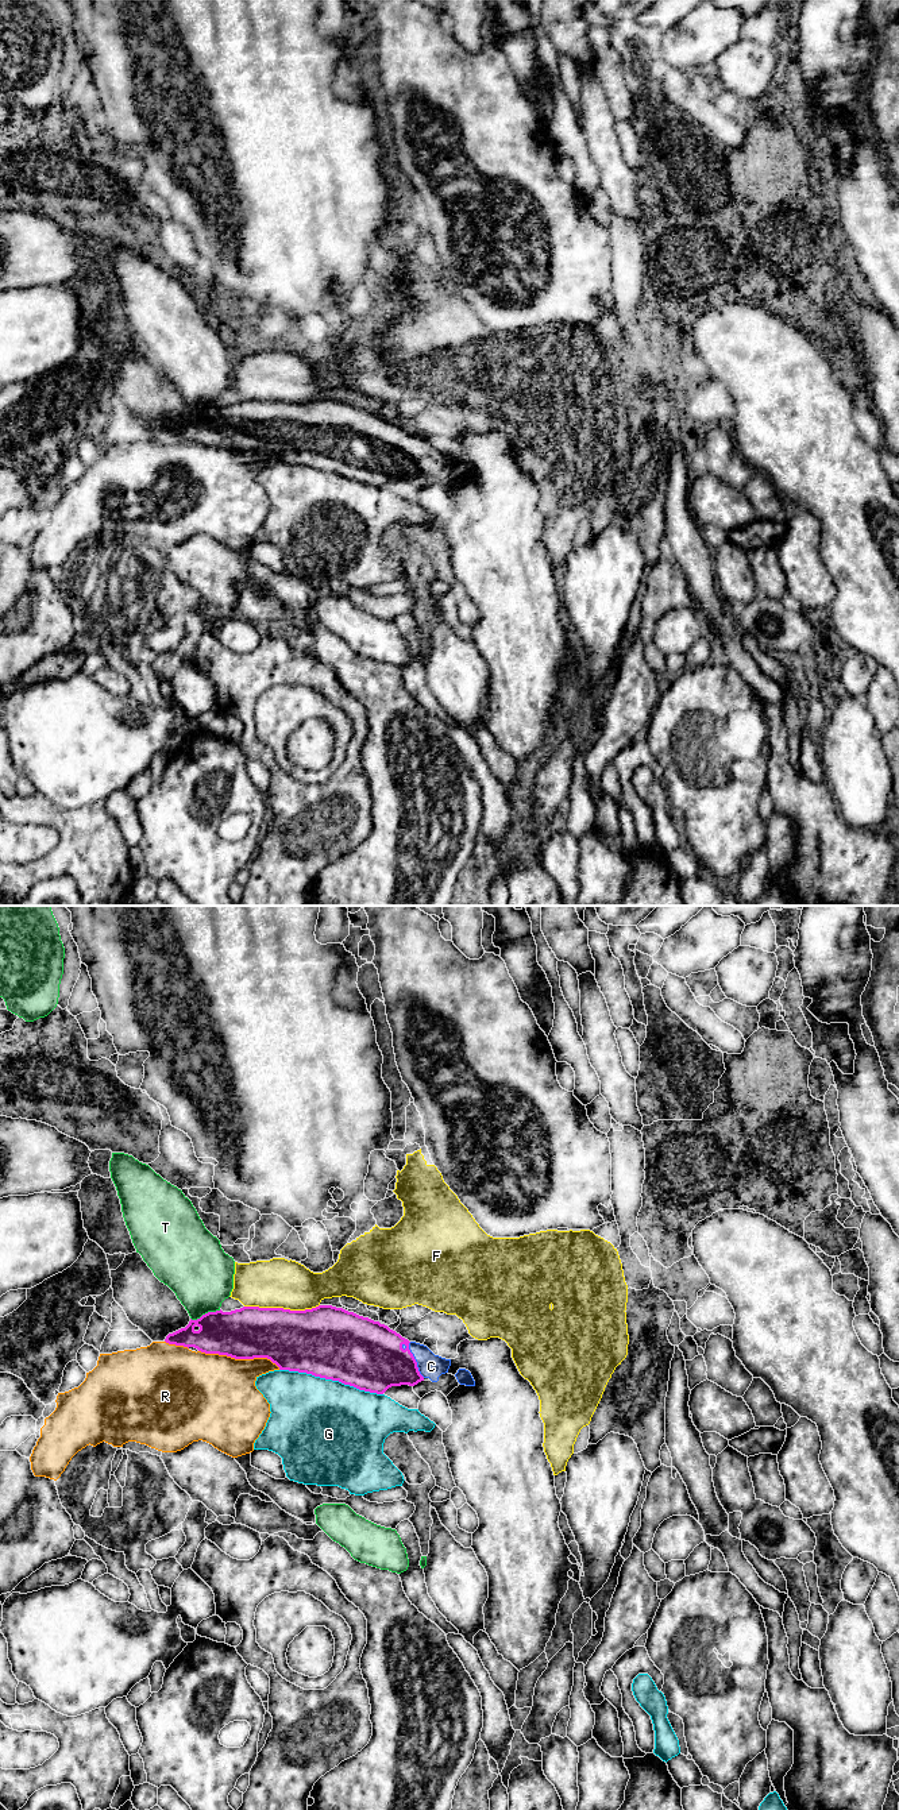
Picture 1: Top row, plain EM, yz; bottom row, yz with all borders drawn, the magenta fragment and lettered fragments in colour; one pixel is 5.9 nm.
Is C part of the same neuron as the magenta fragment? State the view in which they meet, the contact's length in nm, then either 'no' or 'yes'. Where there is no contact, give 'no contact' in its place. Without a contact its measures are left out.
yz | 240 nm | yes

